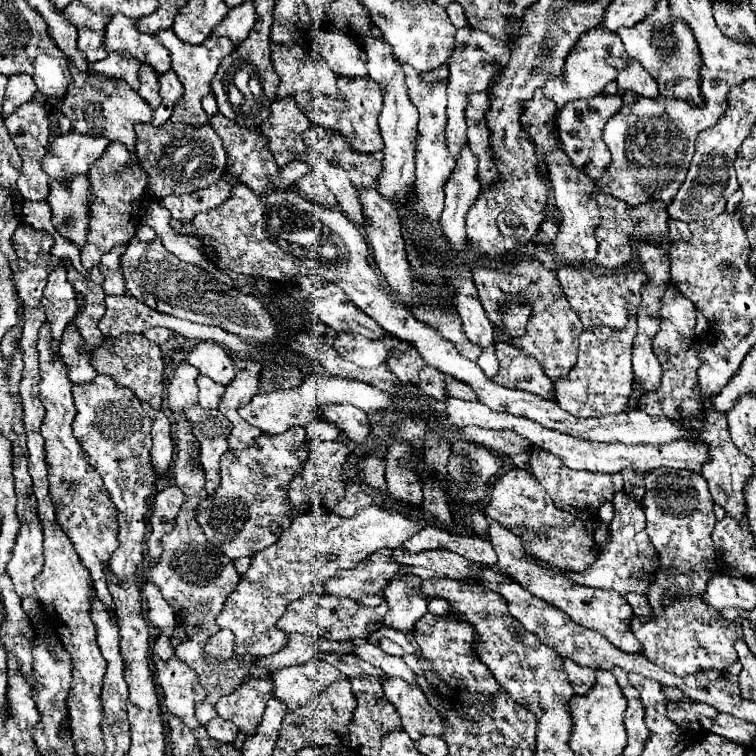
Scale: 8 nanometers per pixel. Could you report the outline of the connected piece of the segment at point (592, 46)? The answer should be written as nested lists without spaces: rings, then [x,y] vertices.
[[[597,25],[585,33],[581,33],[579,41],[575,43],[573,51],[569,53],[567,61],[565,61],[565,69],[563,69],[563,85],[559,85],[559,79],[555,81],[547,81],[541,91],[547,99],[555,101],[557,107],[565,107],[569,101],[575,99],[591,99],[595,95],[601,95],[603,89],[607,87],[607,83],[617,79],[617,69],[611,67],[607,63],[609,57],[621,57],[621,59],[629,59],[629,55],[625,53],[625,47],[621,45],[621,37],[613,31],[609,31],[605,25]]]

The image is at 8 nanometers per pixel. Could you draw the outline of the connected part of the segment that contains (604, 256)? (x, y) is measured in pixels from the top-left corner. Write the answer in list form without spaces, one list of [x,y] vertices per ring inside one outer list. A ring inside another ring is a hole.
[[[599,193],[597,197],[599,209],[601,209],[601,223],[595,229],[595,237],[599,243],[599,253],[597,253],[597,269],[609,269],[617,271],[621,267],[627,267],[635,261],[635,251],[631,247],[631,241],[651,241],[651,239],[661,239],[667,233],[667,203],[663,201],[647,201],[645,205],[631,207],[625,201],[619,201],[615,197],[609,197],[605,193]]]

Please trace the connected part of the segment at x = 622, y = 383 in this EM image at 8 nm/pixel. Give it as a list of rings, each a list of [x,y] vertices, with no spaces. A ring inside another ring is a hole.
[[[637,321],[621,331],[609,327],[585,329],[579,337],[579,359],[567,377],[557,381],[555,395],[561,409],[573,413],[575,417],[603,417],[617,415],[627,409],[627,401],[633,385],[631,371],[631,349],[637,333]]]

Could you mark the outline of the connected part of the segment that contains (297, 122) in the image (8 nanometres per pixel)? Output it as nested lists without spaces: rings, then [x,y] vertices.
[[[283,97],[271,105],[269,121],[265,121],[259,131],[267,137],[267,149],[273,153],[277,165],[285,167],[289,161],[295,161],[307,153],[309,145],[305,143],[303,133],[309,127],[311,121],[297,107],[295,97]]]

